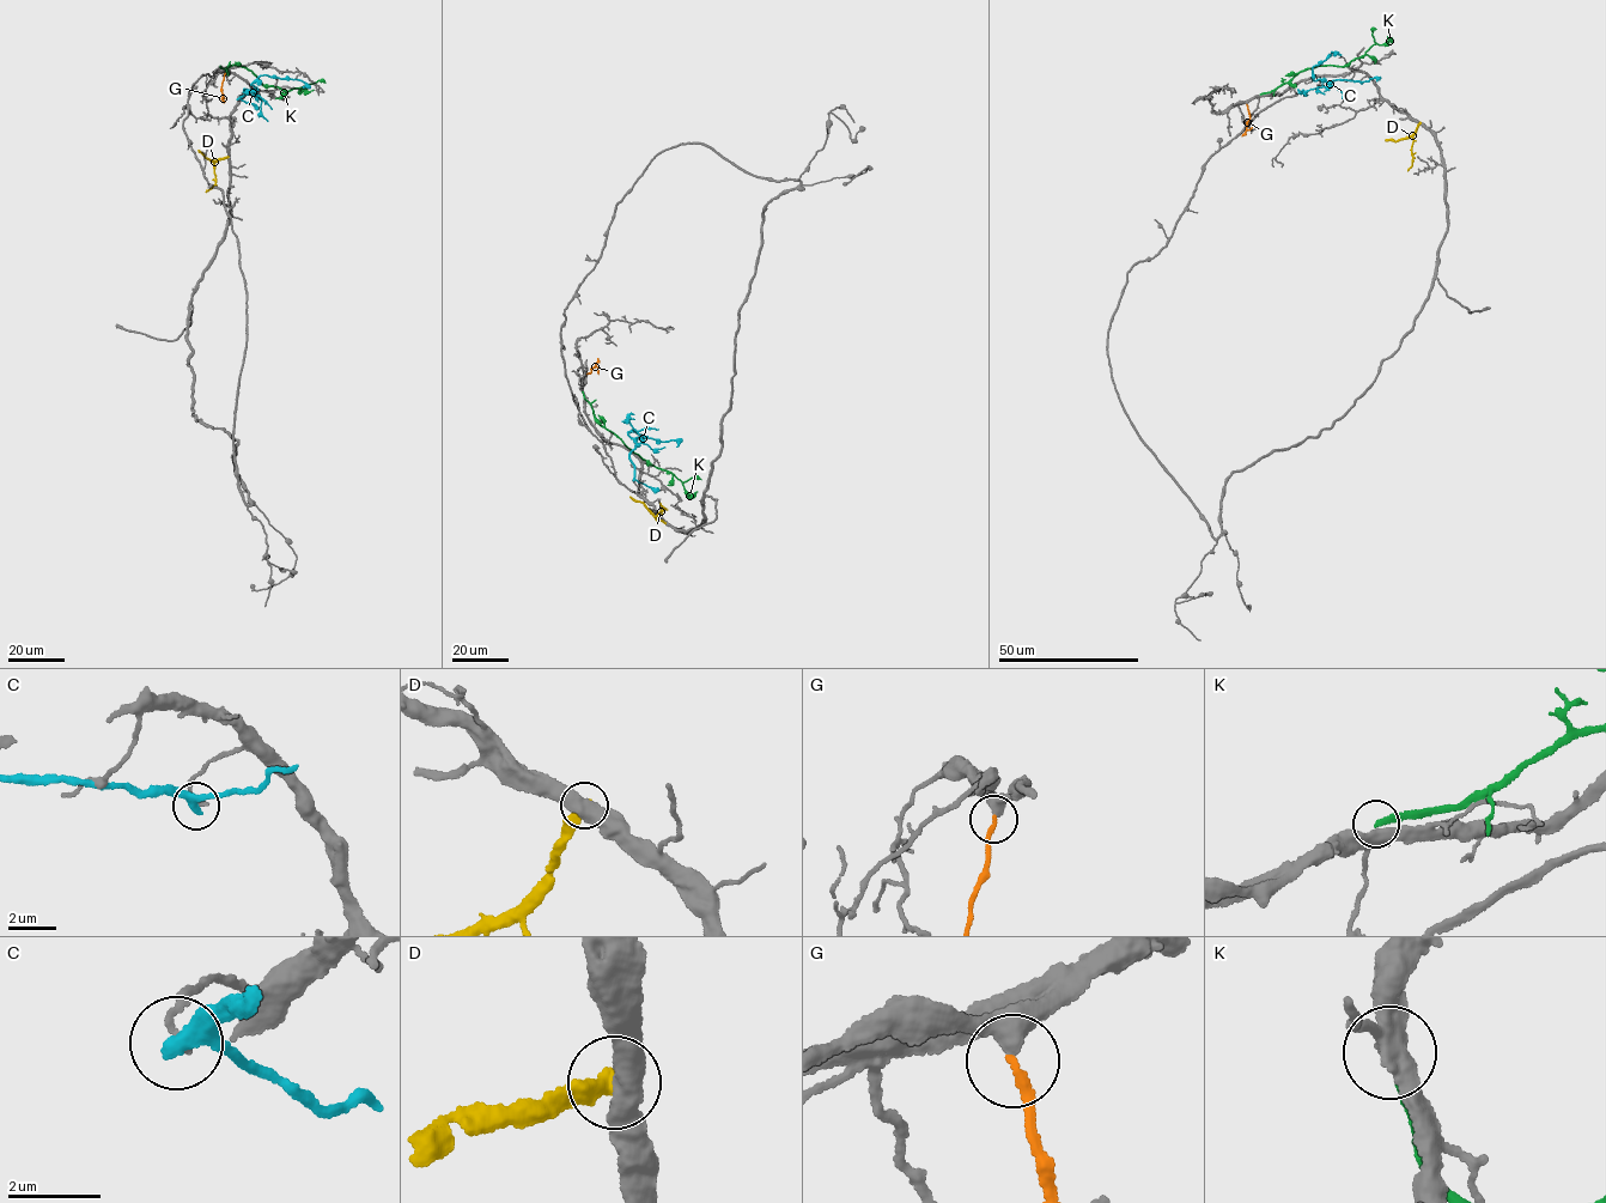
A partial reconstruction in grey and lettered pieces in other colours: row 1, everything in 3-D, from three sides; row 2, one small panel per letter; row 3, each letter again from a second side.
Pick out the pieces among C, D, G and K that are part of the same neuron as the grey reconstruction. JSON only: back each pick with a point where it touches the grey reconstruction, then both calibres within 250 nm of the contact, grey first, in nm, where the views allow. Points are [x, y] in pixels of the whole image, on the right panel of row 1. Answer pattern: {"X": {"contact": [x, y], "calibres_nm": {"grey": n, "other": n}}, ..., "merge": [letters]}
{"G": {"contact": [1247, 104], "calibres_nm": {"grey": 320, "other": 200}}, "merge": ["G"]}

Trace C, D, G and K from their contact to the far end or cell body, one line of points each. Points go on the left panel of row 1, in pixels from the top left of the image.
C: (237, 98), (245, 93), (245, 89), (254, 91), (251, 84), (261, 76), (298, 79), (305, 83), (303, 86)
D: (227, 157), (214, 162), (216, 183), (205, 192)
G: (225, 73), (223, 97)
K: (220, 66), (244, 67), (263, 85), (287, 90), (318, 80), (324, 83)

